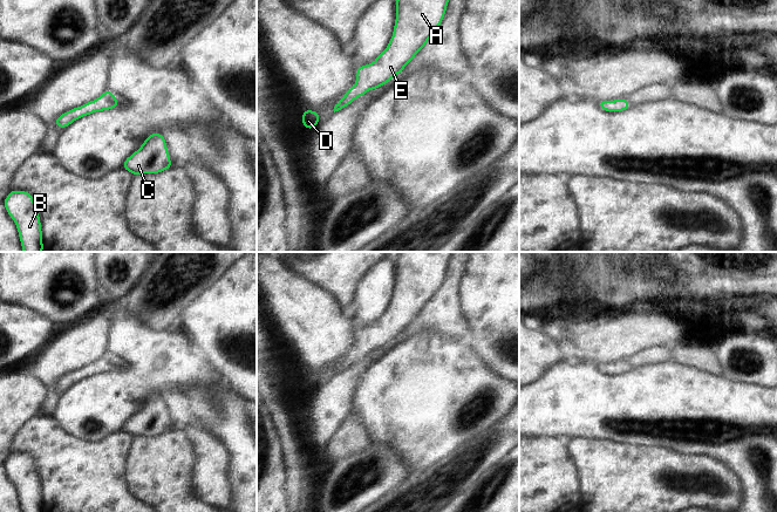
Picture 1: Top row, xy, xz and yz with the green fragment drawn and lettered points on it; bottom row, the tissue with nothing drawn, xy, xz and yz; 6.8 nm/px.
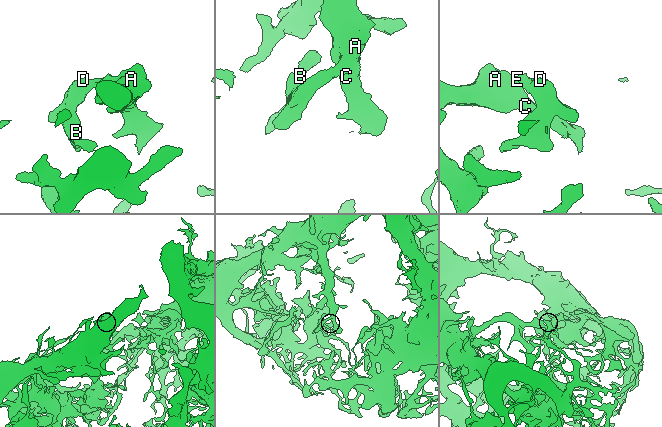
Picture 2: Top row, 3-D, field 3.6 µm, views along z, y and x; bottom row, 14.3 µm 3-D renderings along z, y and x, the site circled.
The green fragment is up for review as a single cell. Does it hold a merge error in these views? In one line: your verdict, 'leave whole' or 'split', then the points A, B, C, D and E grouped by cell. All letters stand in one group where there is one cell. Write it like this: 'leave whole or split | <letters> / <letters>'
leave whole | A B C D E

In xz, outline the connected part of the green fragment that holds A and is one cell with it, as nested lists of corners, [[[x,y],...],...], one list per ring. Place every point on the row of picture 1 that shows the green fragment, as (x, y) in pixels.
[[[396,0],[396,20],[389,46],[373,63],[356,69],[356,83],[335,104],[334,112],[403,73],[403,68],[439,27],[448,2],[449,0]]]

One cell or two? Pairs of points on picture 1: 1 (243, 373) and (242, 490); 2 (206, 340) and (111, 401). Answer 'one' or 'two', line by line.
1: two
2: two

